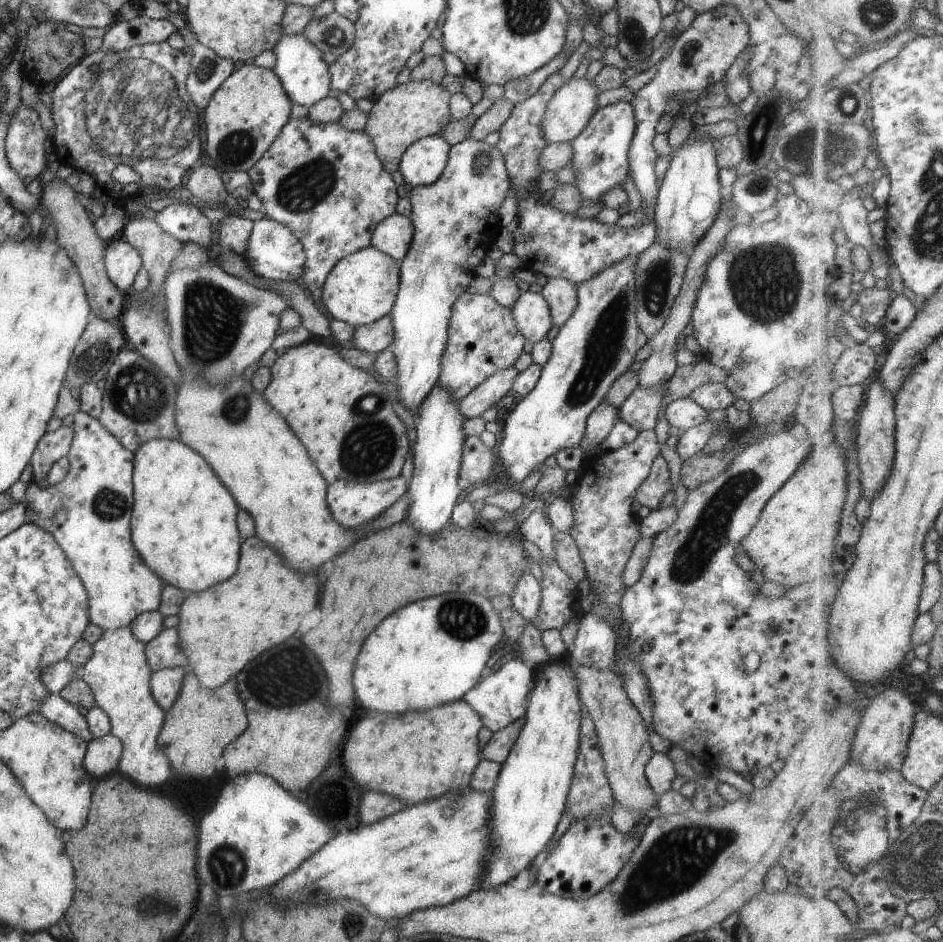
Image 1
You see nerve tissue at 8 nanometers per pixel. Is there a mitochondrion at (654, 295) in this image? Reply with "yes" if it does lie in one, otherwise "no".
yes

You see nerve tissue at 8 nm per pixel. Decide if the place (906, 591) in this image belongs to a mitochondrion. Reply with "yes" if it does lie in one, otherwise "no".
no

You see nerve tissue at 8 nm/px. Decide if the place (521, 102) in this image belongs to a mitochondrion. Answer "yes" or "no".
no

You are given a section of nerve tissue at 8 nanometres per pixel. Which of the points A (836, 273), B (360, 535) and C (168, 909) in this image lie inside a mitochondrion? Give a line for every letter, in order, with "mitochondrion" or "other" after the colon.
A: other
B: other
C: mitochondrion

